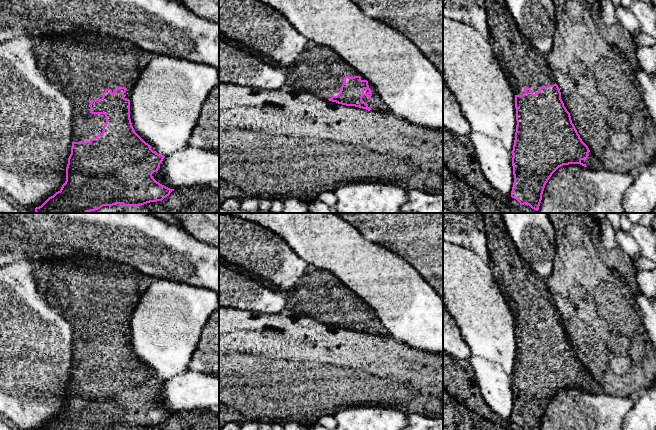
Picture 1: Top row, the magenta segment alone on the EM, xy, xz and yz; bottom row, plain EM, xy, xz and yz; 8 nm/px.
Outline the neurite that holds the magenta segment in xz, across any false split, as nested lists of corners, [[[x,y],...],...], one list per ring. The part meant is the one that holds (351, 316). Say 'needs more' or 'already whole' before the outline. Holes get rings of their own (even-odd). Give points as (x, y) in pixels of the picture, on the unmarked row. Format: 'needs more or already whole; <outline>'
needs more; [[[309,266],[296,285],[286,291],[285,294],[287,297],[287,309],[314,318],[323,324],[346,330],[355,330],[368,335],[389,335],[388,330],[382,324],[375,311],[327,270]]]

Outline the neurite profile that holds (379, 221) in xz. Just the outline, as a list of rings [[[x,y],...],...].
[[[336,213],[336,215],[353,225],[370,242],[387,248],[411,264],[443,301],[443,213]]]

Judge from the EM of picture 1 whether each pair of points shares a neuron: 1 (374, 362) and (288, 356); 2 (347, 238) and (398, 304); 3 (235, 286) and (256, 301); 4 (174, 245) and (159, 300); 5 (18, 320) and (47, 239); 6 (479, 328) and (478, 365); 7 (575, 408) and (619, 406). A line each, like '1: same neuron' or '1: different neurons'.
1: same neuron
2: same neuron
3: same neuron
4: different neurons
5: different neurons
6: different neurons
7: same neuron

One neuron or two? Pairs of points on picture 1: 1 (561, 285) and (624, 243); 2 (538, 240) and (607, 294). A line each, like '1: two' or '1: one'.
1: two
2: two

